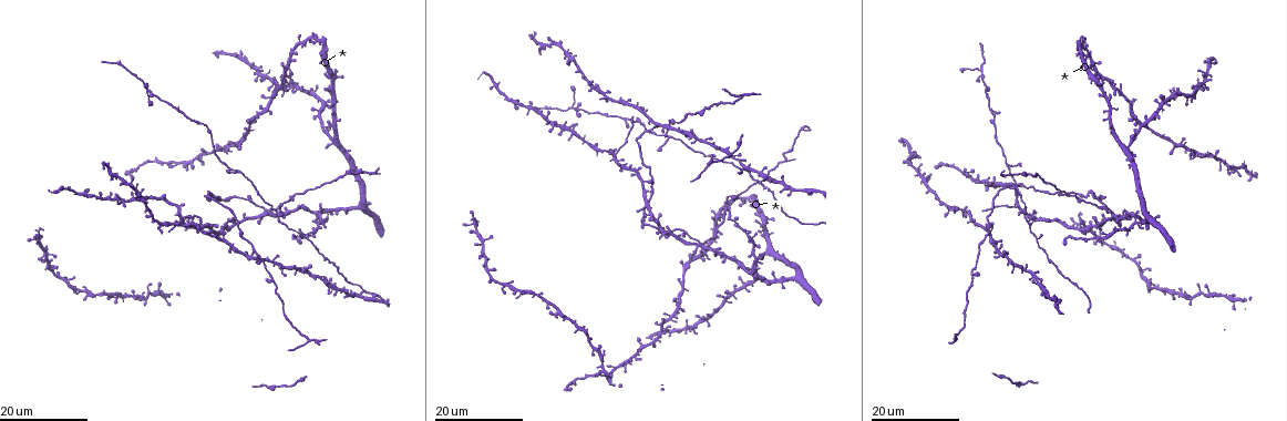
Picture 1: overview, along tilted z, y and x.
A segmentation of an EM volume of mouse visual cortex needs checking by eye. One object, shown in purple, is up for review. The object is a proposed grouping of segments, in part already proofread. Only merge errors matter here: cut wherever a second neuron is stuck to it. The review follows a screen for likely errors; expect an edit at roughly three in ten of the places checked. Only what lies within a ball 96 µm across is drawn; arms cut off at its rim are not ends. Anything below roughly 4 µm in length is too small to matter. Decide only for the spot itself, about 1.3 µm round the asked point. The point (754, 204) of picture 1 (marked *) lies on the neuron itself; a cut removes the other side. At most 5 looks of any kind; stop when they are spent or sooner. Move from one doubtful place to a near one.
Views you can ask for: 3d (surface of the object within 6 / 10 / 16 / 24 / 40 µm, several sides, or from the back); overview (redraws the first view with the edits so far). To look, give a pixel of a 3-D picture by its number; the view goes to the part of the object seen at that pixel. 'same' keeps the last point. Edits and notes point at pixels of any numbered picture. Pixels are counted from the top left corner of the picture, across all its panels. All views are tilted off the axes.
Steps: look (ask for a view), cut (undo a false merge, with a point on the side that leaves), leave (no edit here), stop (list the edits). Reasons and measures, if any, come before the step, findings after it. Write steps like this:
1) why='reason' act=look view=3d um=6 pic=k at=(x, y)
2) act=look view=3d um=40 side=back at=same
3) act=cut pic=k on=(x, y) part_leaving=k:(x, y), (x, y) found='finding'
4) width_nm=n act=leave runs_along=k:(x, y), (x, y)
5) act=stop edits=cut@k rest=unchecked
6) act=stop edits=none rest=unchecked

why='three-way junction' act=look view=3d um=24 pic=1 at=(181, 218)

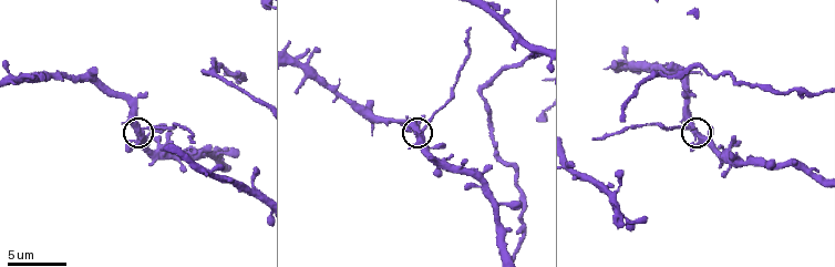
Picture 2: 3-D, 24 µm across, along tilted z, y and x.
act=look view=3d um=10 pic=2 at=(695, 129)

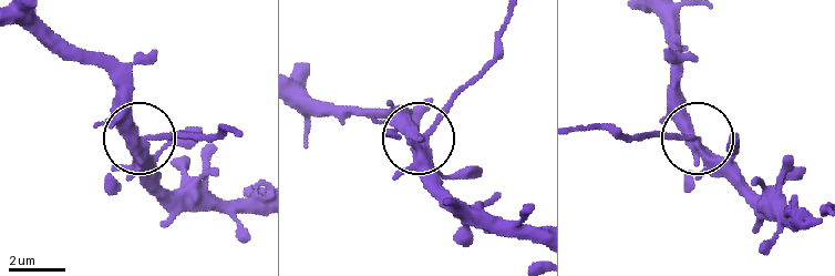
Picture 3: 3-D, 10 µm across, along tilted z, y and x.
width_nm=350 act=cut pic=3 on=(449, 104) part_leaving=3:(424, 133), (486, 63), (505, 20) found='a second neuron is stuck on'

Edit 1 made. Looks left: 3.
why='three-way junction' act=look view=3d um=16 pic=1 at=(980, 68)

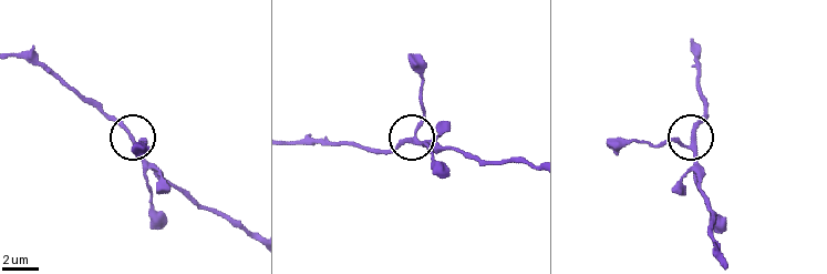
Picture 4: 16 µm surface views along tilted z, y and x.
act=look view=3d um=10 pic=4 at=(694, 144)

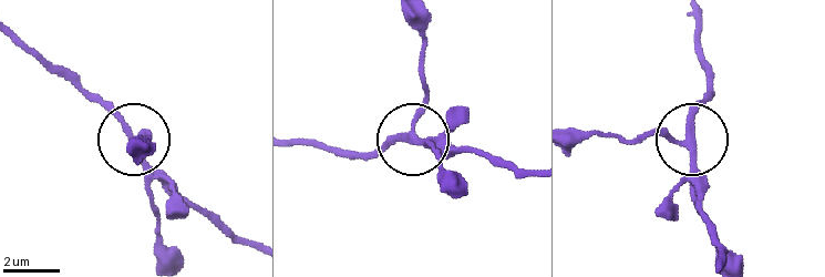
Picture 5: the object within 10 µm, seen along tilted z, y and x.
act=look view=3d um=10 side=back pic=5 at=(687, 141)

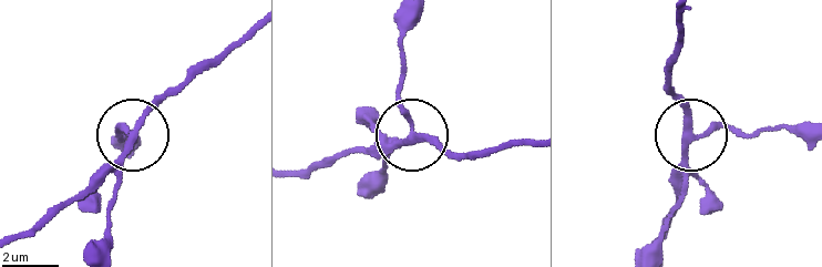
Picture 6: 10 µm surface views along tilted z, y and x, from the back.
side_arm_um=5 act=leave runs_along=6:(296, 173), (409, 142), (399, 47) found='continuous, no second neuron'

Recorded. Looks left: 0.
act=stop edits=cut@3 rest=unchecked

